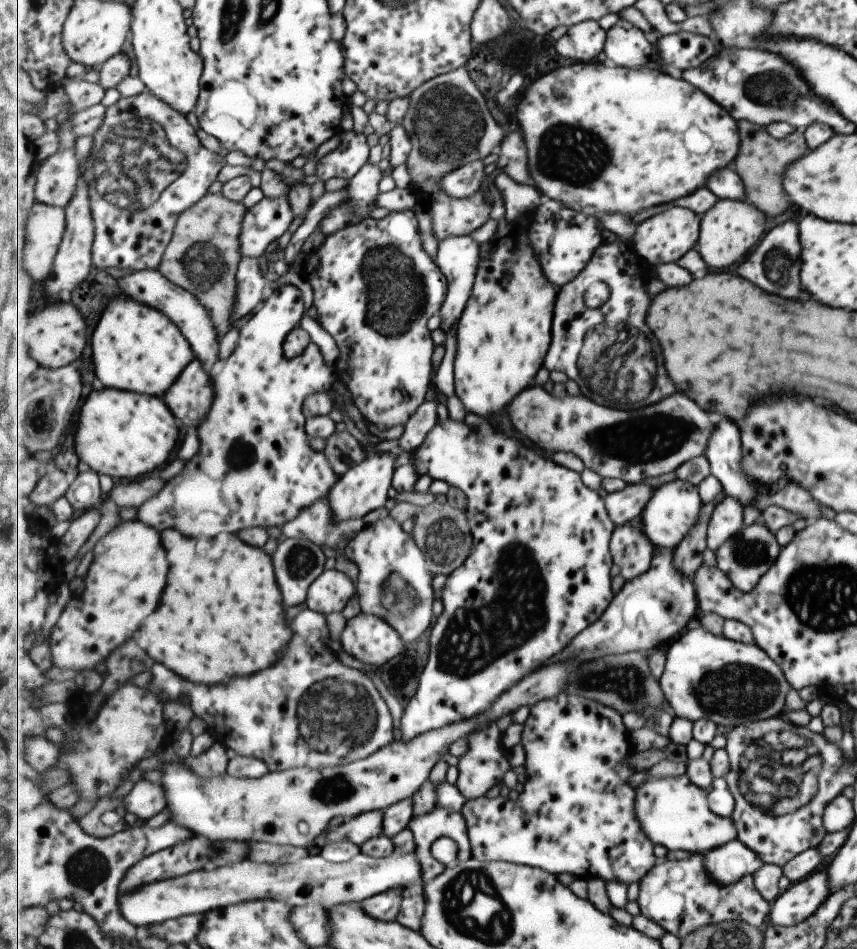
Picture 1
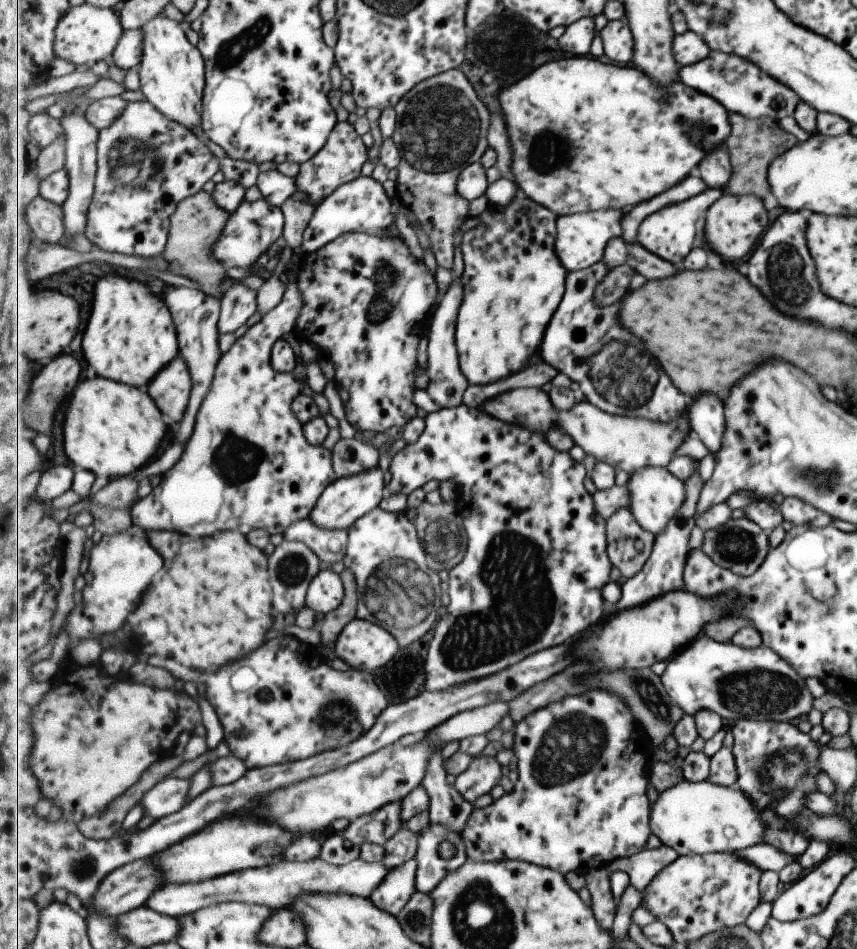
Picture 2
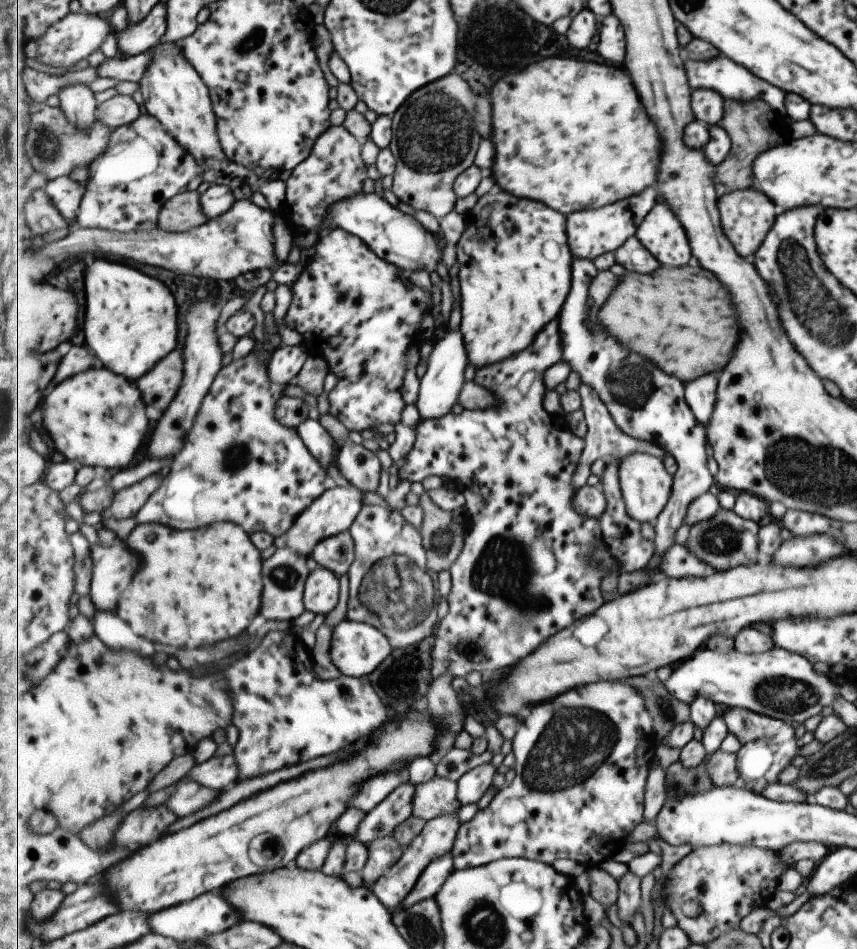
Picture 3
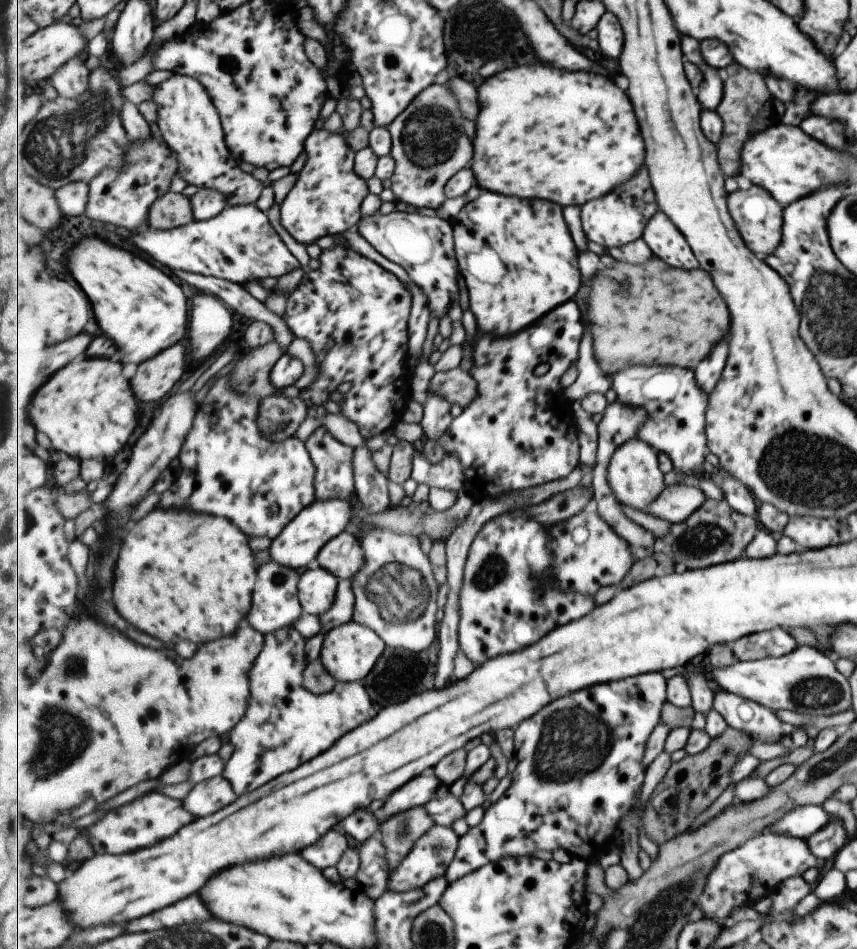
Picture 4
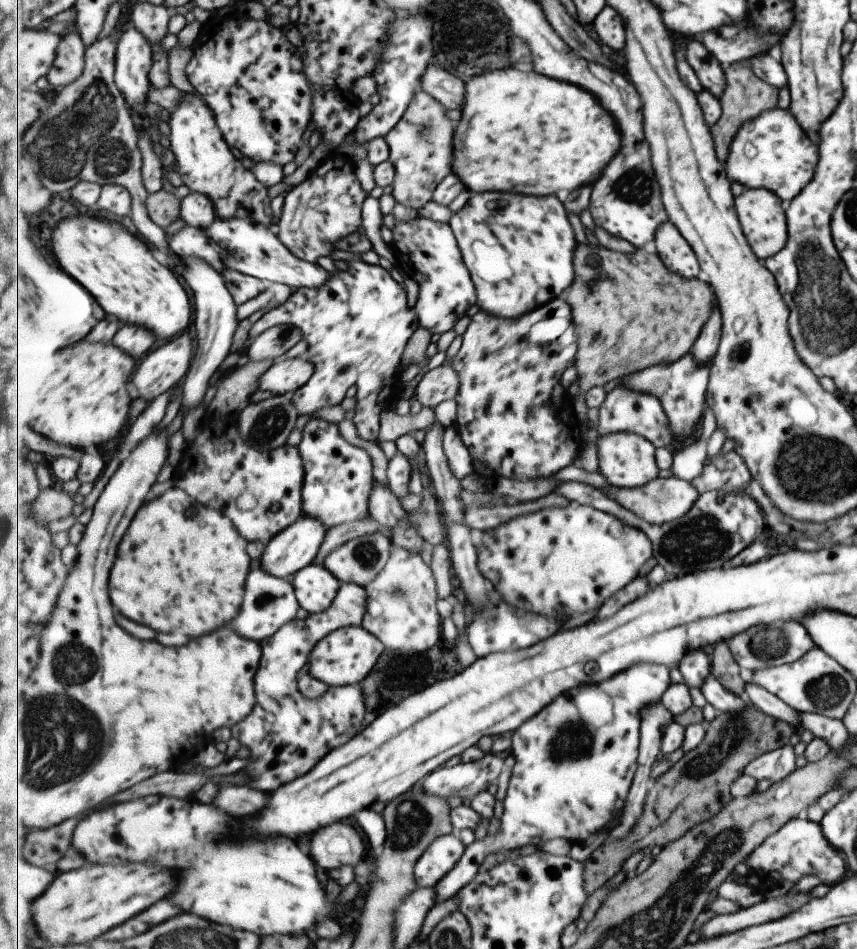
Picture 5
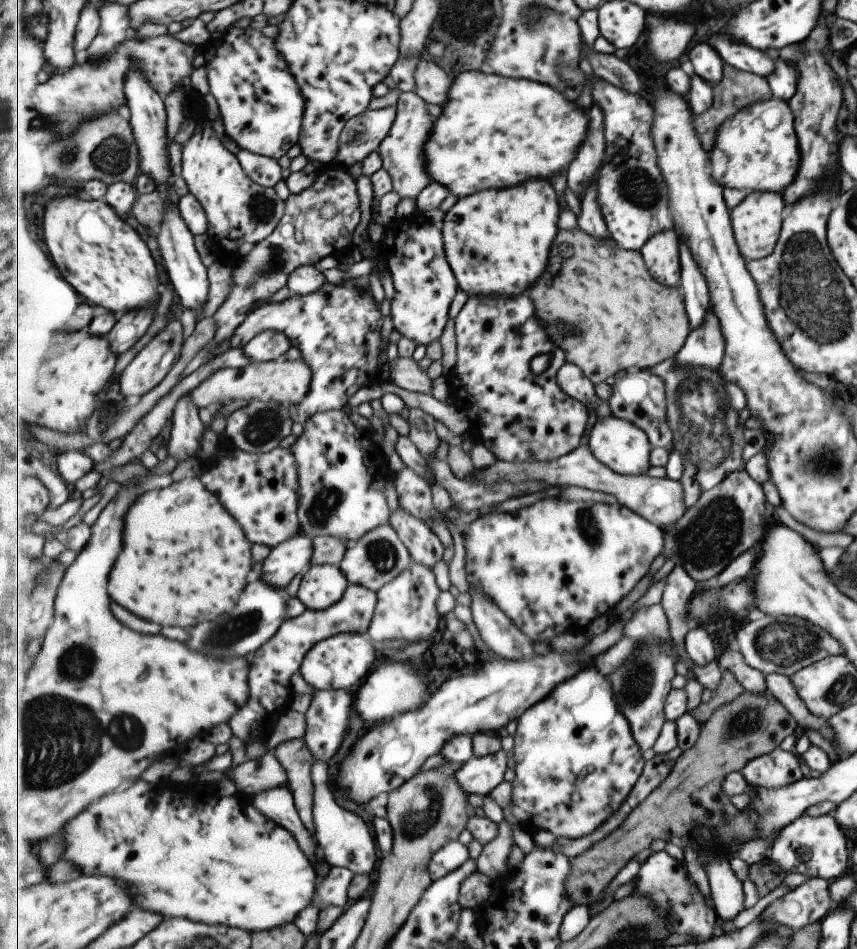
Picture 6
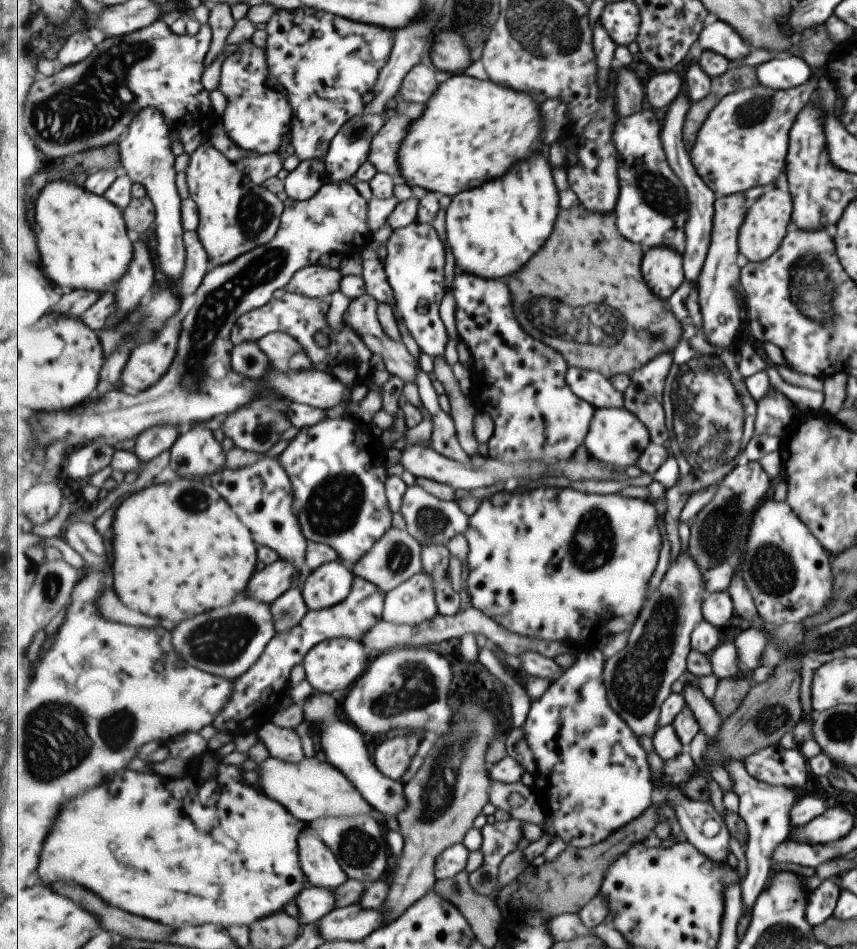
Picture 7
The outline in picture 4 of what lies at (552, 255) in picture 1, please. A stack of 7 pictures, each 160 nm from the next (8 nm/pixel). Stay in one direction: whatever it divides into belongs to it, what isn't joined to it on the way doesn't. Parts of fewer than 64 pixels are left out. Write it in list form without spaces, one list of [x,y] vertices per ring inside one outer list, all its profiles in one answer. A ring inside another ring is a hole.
[[[641,168],[635,178],[627,180],[627,184],[619,184],[619,190],[607,194],[605,198],[589,201],[582,206],[582,223],[588,240],[596,242],[606,250],[622,247],[636,240],[643,239],[647,223],[659,212],[659,204],[655,198],[655,190],[649,178],[649,170]]]

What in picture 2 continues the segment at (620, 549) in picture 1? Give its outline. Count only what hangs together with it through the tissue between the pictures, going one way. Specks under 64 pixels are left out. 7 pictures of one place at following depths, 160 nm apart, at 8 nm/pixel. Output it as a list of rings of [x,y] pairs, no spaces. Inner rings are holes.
[[[629,507],[619,509],[607,519],[608,553],[611,562],[629,578],[647,564],[656,536],[635,520]]]

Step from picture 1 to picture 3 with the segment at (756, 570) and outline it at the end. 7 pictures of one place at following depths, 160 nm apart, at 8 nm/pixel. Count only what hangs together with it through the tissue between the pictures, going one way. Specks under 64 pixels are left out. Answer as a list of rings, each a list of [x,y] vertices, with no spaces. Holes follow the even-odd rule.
[[[720,508],[709,520],[690,527],[688,539],[683,543],[695,556],[711,565],[715,570],[729,570],[741,564],[755,564],[759,556],[760,532],[762,526],[757,522],[744,519],[733,509]]]

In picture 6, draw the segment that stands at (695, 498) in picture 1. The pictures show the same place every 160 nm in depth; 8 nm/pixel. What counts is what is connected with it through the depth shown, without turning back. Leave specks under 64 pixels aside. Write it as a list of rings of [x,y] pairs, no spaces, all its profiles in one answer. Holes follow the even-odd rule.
[[[610,414],[596,421],[588,438],[592,453],[615,472],[624,475],[645,475],[652,466],[650,456],[654,446],[651,444],[650,437],[645,430],[631,421]]]

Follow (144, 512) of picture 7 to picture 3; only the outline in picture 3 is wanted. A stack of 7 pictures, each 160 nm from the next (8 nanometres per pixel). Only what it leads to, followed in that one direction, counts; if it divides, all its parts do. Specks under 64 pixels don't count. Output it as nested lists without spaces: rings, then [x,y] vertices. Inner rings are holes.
[[[217,522],[191,532],[175,528],[169,530],[165,524],[138,523],[125,542],[141,554],[141,568],[135,574],[135,580],[123,588],[119,608],[115,611],[129,623],[137,636],[177,648],[193,650],[237,638],[259,614],[264,586],[264,560],[250,535],[234,522]]]

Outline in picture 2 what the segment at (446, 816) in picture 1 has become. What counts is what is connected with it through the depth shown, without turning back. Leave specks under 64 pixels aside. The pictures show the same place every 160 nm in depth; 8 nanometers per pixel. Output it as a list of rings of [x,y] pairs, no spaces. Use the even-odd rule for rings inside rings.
[[[430,824],[418,837],[416,859],[418,860],[417,890],[419,893],[431,895],[450,872],[459,870],[469,858],[461,833],[448,829],[446,825]],[[445,841],[453,843],[458,851],[452,859],[443,859],[441,856],[440,846]]]

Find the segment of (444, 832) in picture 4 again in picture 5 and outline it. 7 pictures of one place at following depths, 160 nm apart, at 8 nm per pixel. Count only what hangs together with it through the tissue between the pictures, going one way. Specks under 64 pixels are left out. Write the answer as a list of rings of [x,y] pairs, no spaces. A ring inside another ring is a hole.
[[[458,833],[438,838],[423,853],[415,867],[418,885],[423,888],[436,887],[458,866],[458,862],[466,854],[466,848]]]

